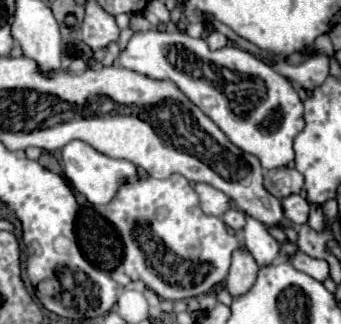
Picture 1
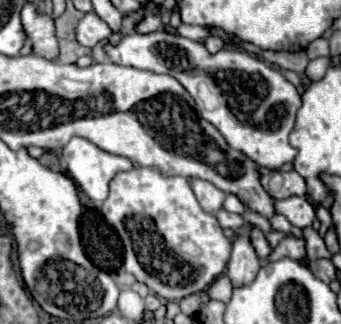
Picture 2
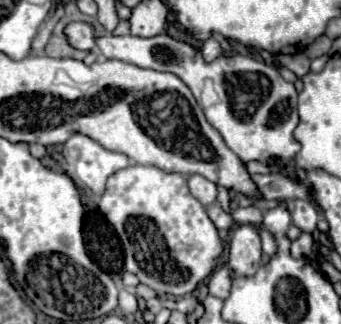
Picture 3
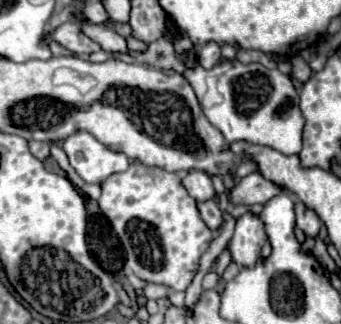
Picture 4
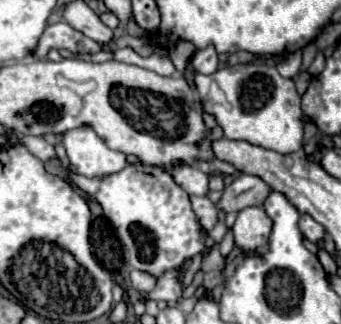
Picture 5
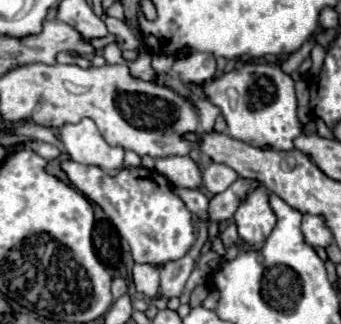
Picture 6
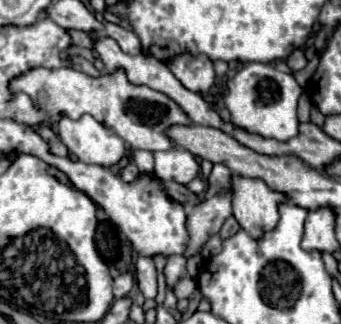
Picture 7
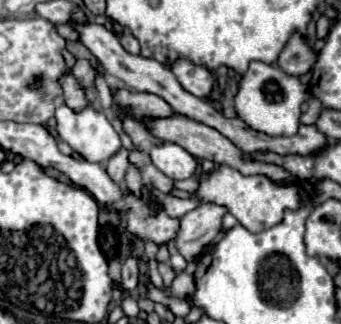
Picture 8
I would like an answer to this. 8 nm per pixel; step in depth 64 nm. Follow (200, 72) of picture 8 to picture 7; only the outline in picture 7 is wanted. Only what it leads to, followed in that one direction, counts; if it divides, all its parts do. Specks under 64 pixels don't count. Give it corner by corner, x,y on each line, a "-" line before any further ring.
190,54
176,56
170,62
170,70
182,82
182,86
186,86
196,94
208,92
216,80
214,64
206,56
196,56
196,58

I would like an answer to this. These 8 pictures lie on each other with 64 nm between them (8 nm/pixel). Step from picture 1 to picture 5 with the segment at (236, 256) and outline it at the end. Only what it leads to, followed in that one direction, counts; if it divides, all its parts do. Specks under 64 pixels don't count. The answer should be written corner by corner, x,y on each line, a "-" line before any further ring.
248,206
238,212
236,224
232,228
236,246
244,250
256,250
268,242
272,230
272,220
268,218
264,206

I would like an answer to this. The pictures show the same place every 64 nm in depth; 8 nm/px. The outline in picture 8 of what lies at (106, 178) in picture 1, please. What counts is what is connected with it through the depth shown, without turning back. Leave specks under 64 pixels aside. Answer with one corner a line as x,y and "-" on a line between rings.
62,102
56,108
56,130
74,152
92,162
106,162
122,146
120,136
96,106
76,112

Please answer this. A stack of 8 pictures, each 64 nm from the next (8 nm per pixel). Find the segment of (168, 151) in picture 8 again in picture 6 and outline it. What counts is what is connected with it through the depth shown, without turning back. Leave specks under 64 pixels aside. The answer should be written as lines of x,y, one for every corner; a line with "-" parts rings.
188,154
156,158
156,172
168,178
172,186
180,188
196,188
202,182
202,172

